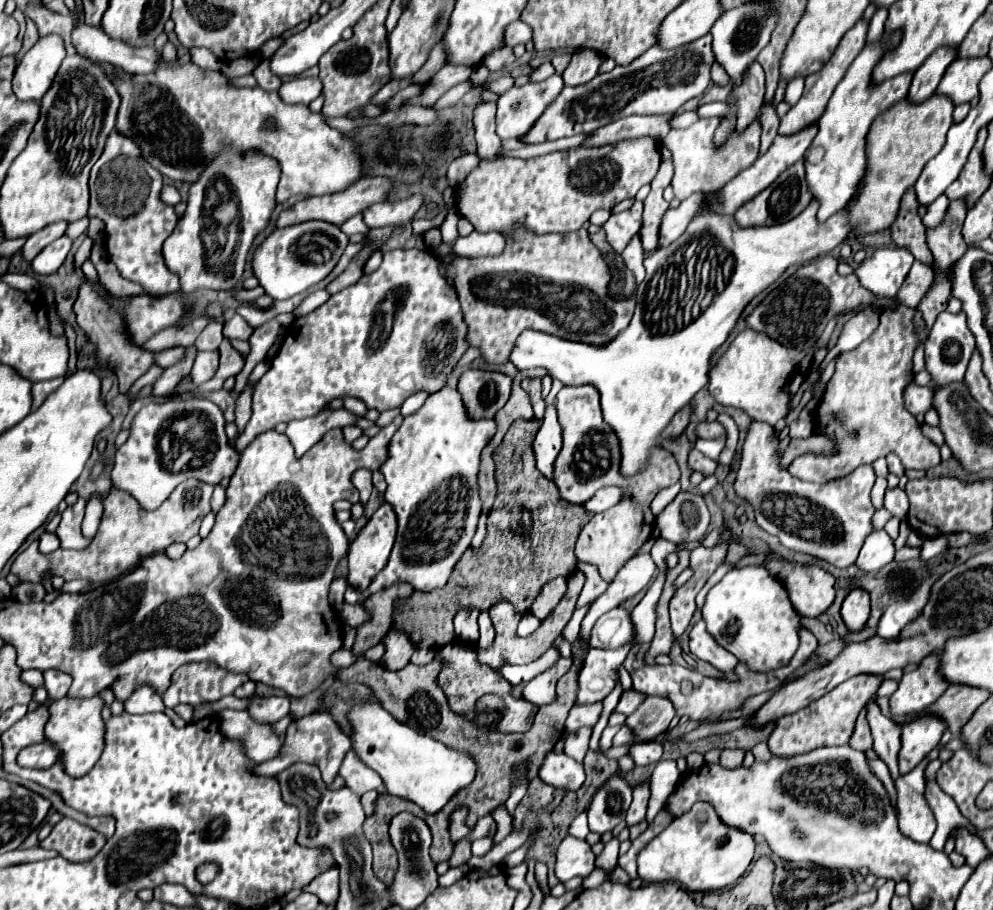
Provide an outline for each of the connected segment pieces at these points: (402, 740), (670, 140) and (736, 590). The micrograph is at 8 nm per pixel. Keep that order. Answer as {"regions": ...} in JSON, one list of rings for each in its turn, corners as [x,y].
{"regions":[[[[380,703],[356,705],[348,717],[354,727],[352,745],[360,759],[382,777],[388,793],[416,803],[428,815],[438,813],[476,777],[478,765],[472,755],[450,749],[428,735],[420,735],[408,725],[396,721]]],[[[710,117],[710,119],[700,119],[698,123],[686,127],[686,129],[672,129],[666,139],[664,145],[670,149],[672,153],[672,161],[674,161],[674,179],[672,179],[672,189],[678,201],[688,199],[692,193],[696,191],[712,191],[712,189],[720,189],[724,187],[728,181],[732,181],[740,171],[748,169],[756,159],[758,159],[758,147],[760,147],[760,125],[758,121],[754,121],[746,131],[738,133],[734,131],[728,139],[728,143],[716,151],[712,145],[712,135],[716,131],[720,123],[720,117]]],[[[762,565],[728,571],[724,579],[708,591],[702,619],[706,621],[706,631],[712,639],[744,663],[748,671],[766,673],[780,669],[788,665],[798,649],[798,631],[802,629],[800,617],[794,611],[786,589]]]]}

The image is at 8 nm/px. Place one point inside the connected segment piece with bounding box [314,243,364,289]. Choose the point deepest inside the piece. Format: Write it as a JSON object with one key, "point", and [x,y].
{"point":[352,250]}

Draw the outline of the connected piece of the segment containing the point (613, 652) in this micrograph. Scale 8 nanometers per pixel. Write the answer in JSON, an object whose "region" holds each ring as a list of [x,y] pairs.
{"region":[[[628,647],[618,649],[590,649],[580,669],[578,703],[604,701],[606,695],[618,685],[618,669],[628,655]]]}

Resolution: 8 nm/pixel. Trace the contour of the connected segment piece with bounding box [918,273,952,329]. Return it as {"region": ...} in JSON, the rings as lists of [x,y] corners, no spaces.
{"region":[[[936,273],[936,281],[932,285],[932,289],[928,291],[928,295],[922,299],[918,311],[922,313],[922,319],[926,323],[926,329],[930,329],[936,321],[936,317],[948,307],[948,299],[952,295],[952,285],[950,281],[946,281],[944,277],[940,277]]]}

